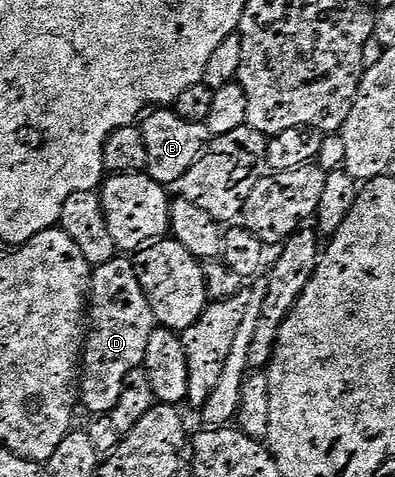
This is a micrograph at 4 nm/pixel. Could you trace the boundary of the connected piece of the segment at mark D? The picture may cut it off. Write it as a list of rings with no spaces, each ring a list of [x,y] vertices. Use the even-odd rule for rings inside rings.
[[[128,257],[112,258],[92,271],[91,301],[87,306],[88,330],[83,347],[83,369],[79,374],[83,383],[79,402],[90,410],[90,415],[112,415],[115,404],[119,404],[127,376],[145,365],[147,344],[155,329],[155,313],[147,296],[141,298],[142,292],[136,268]],[[129,294],[137,294],[137,298],[129,298]]]

